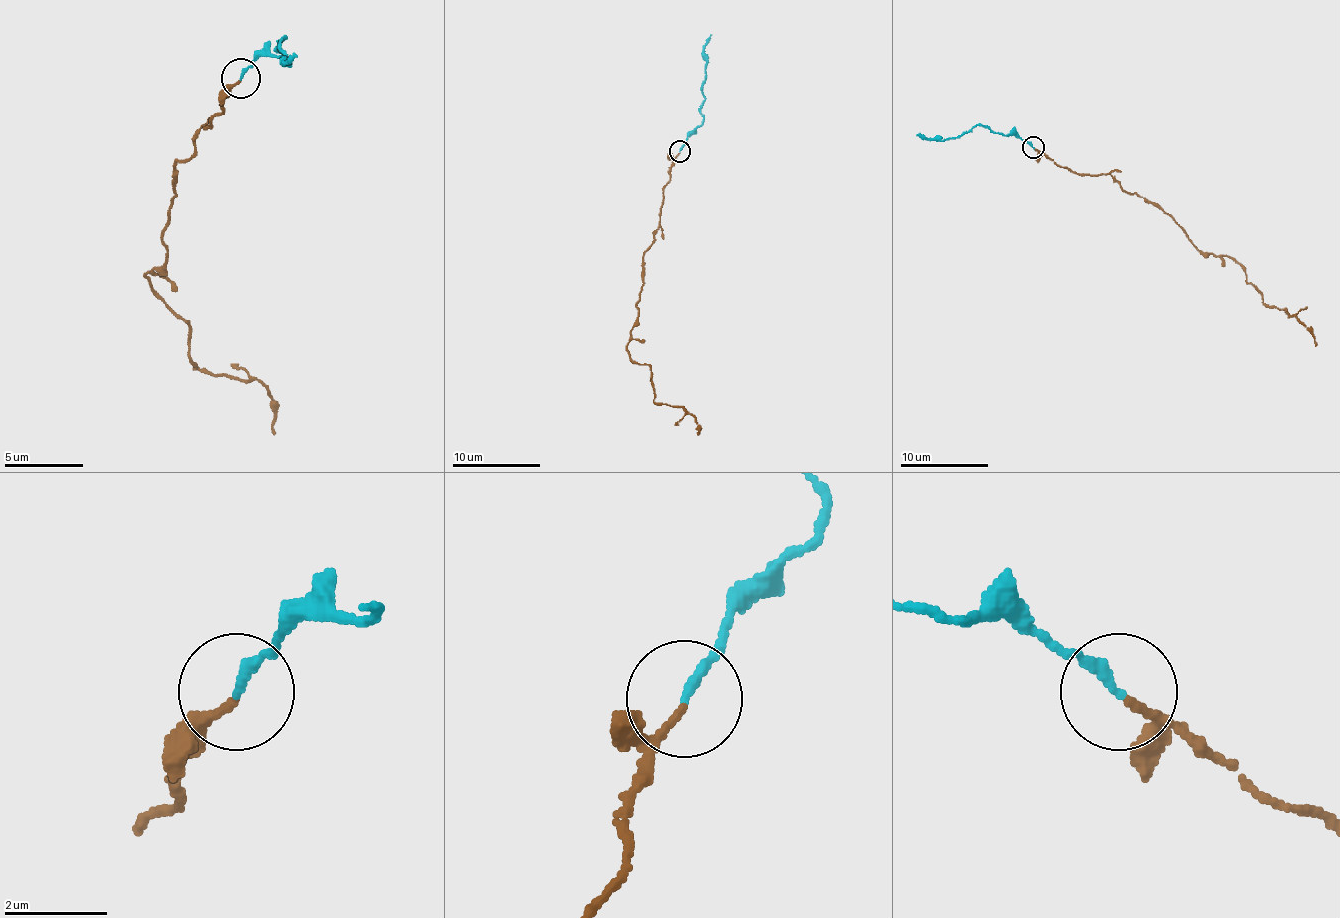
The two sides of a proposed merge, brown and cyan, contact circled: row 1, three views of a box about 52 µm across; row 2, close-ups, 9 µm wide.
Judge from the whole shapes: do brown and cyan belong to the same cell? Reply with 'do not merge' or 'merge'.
merge

